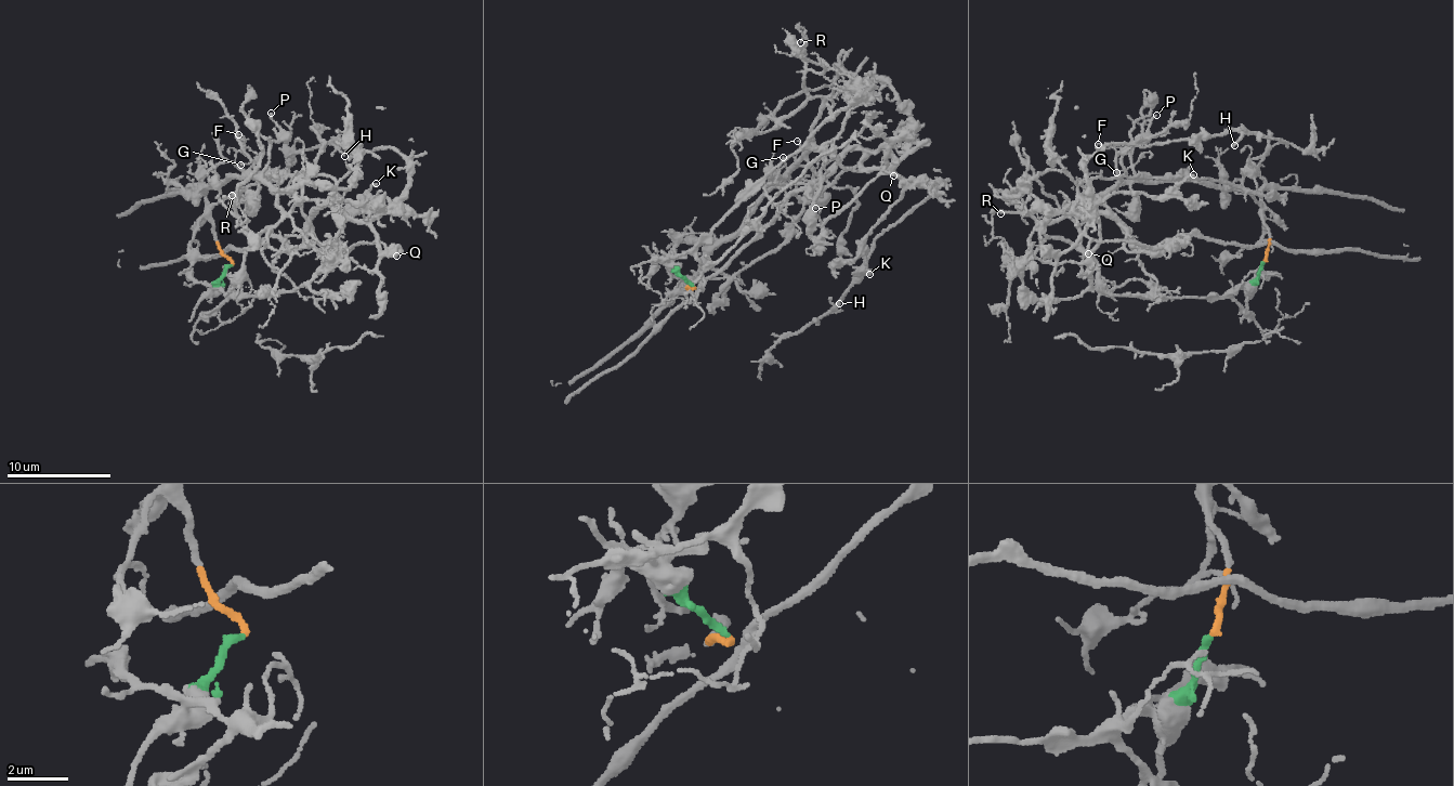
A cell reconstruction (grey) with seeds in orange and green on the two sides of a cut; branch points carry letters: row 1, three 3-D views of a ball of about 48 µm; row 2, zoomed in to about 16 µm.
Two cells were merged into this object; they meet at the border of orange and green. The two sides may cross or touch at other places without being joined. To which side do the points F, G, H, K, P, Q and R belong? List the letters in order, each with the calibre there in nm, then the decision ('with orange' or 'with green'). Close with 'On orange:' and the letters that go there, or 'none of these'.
F: calibre 90 nm; with orange
G: calibre 100 nm; with orange
H: calibre 90 nm; with green
K: calibre 160 nm; with green
P: calibre 120 nm; with orange
Q: calibre 180 nm; with green
R: calibre 100 nm; with orange
On orange: F, G, P, R

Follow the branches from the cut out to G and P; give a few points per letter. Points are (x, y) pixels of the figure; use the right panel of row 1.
G: (1265, 262), (1269, 241), (1258, 194), (1196, 182), (1142, 180), (1128, 167), (1115, 172)
P: (1265, 262), (1269, 241), (1258, 194), (1118, 177), (1116, 157), (1139, 139), (1157, 116)

